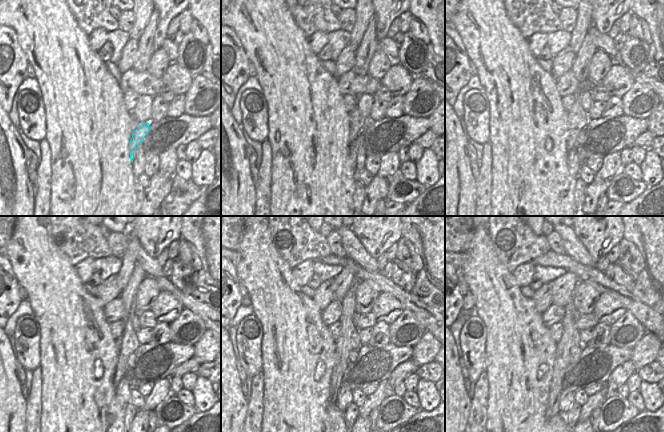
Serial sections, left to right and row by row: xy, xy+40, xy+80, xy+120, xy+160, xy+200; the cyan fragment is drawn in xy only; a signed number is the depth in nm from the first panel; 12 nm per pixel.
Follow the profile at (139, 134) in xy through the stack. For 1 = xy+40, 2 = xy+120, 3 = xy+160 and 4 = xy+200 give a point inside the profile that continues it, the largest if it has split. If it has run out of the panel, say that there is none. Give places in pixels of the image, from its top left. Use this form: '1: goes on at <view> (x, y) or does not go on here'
1: goes on at xy+40 (353, 147)
2: goes on at xy+120 (123, 390)
3: goes on at xy+160 (345, 397)
4: goes on at xy+200 (567, 397)

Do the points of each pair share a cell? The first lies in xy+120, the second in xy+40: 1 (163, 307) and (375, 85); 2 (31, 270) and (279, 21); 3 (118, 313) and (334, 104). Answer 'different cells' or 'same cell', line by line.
1: different cells
2: same cell
3: different cells

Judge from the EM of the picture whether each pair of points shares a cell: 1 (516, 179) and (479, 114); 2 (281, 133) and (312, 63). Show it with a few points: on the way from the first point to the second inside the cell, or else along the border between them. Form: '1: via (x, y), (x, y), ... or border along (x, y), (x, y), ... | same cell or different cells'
1: border along (489, 108), (488, 141) | different cells
2: via (298, 116), (301, 113), (301, 80) | same cell

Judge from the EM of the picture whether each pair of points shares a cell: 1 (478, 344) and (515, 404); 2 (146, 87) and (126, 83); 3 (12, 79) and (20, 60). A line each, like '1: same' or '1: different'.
1: different
2: same
3: same

